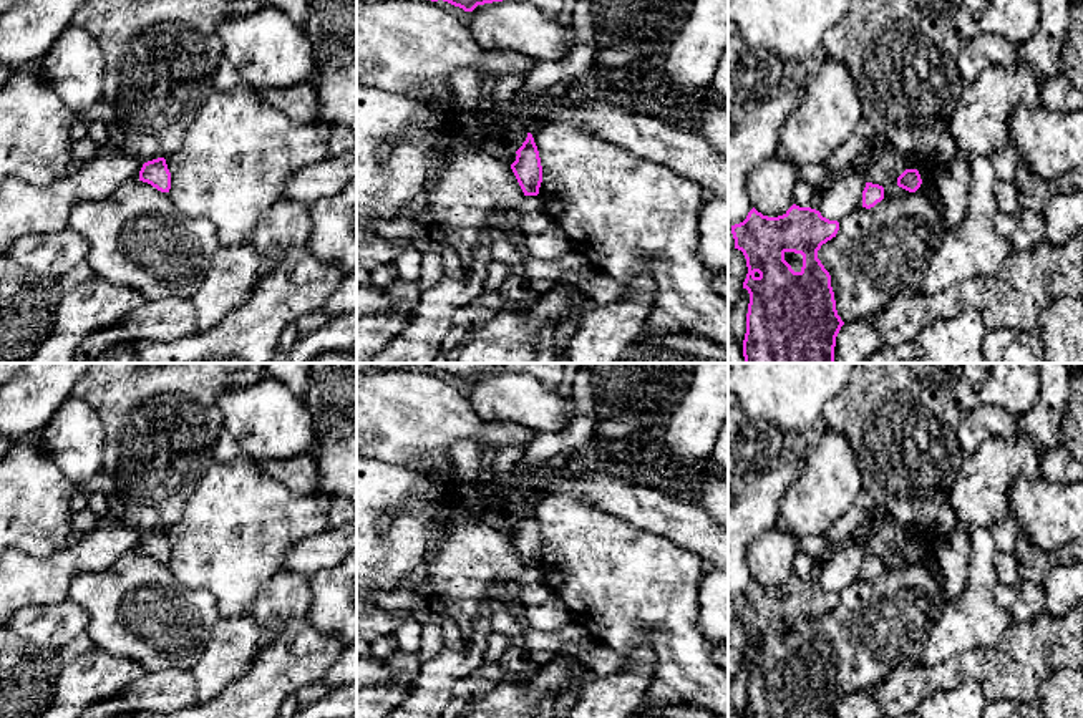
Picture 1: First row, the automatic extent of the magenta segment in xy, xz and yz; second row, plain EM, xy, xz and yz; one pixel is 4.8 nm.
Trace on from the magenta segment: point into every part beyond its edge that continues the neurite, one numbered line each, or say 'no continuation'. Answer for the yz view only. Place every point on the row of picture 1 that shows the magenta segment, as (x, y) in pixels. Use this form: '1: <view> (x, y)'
no continuation

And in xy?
no continuation

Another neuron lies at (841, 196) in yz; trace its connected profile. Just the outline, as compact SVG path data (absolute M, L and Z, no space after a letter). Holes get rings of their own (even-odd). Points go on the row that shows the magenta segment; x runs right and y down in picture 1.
M851 167L834 174L823 186L821 204L818 211L829 221L843 221L862 207L862 191L866 177L861 167Z

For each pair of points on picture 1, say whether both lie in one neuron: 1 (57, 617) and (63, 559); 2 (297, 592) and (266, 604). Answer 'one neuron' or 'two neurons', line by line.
1: two neurons
2: one neuron

